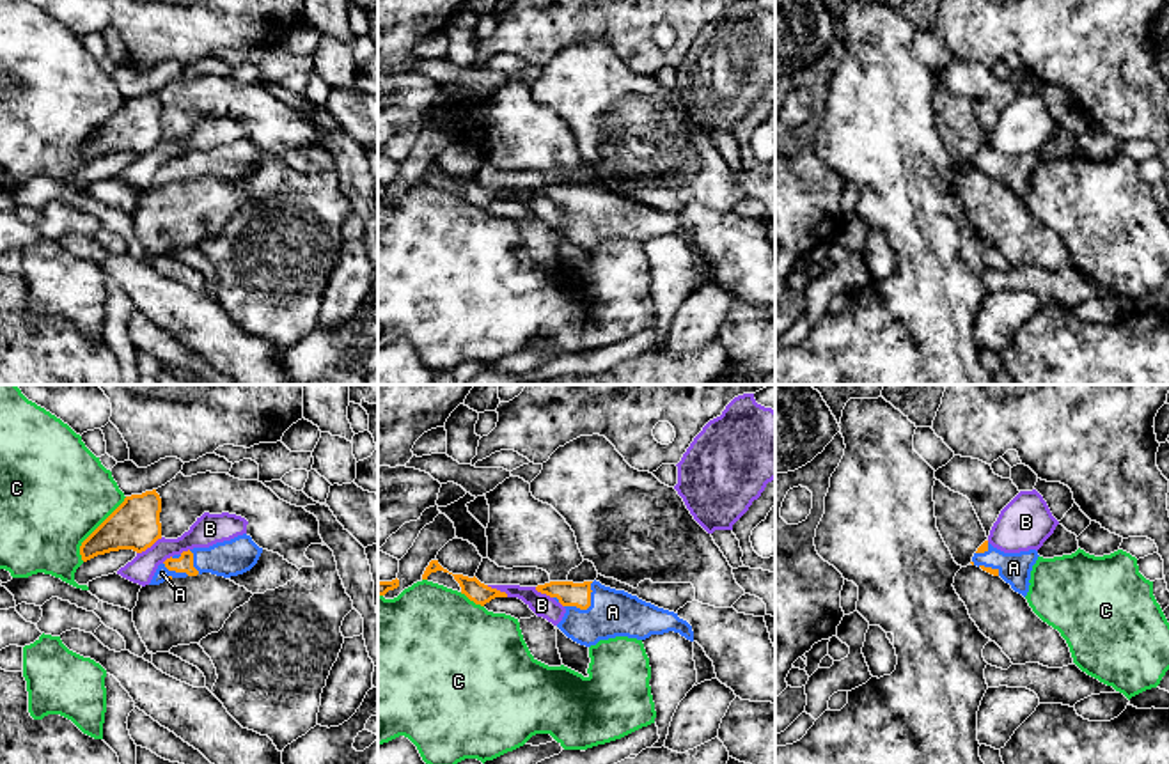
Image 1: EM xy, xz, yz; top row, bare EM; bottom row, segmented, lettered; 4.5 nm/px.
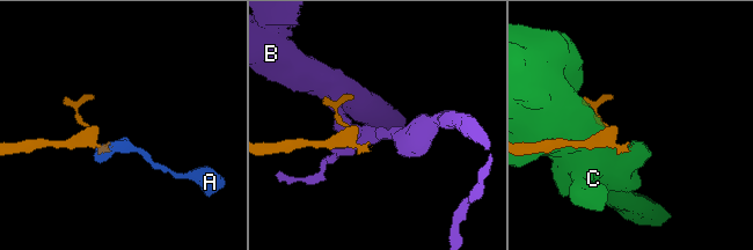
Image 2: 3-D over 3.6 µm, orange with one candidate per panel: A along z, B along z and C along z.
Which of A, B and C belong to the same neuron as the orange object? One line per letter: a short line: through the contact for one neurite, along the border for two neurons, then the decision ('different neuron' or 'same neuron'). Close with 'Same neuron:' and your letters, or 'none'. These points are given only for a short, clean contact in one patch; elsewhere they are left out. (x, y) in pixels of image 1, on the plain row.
A: line xz (570, 197), (588, 210), (595, 215), (612, 215); same neuron
B: different neuron
C: different neuron
Same neuron: A

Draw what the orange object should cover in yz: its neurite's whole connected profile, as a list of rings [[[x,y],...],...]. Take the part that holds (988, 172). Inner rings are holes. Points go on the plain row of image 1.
[[[985,144],[974,156],[970,167],[981,170],[993,179],[1000,179],[1006,186],[1011,188],[1015,195],[1025,200],[1031,188],[1031,174],[1038,160],[1040,158],[1036,152],[1004,156]]]

